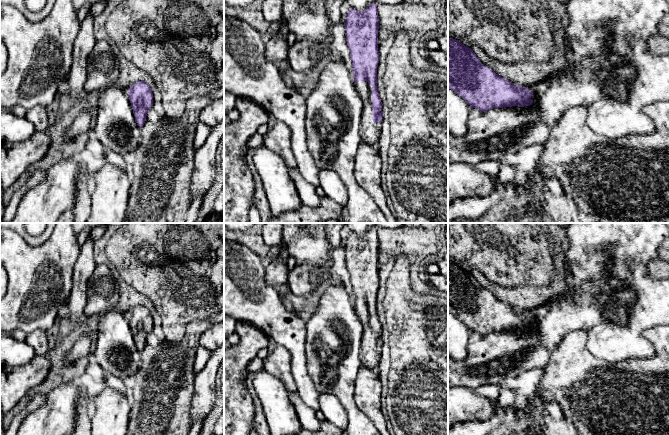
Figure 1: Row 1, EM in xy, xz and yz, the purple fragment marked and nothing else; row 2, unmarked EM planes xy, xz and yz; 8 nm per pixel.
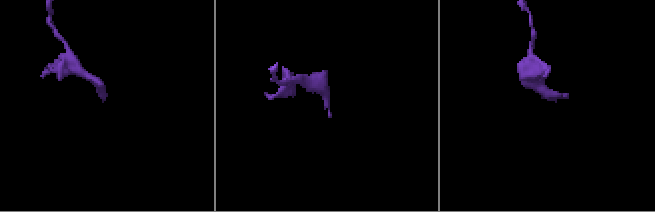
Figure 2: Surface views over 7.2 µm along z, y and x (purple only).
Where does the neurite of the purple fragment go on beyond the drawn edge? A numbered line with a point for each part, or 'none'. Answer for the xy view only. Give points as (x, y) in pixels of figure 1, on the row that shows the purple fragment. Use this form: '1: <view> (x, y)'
none

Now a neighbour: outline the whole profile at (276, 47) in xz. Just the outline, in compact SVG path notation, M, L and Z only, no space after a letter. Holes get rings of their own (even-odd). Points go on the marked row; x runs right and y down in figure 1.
M279 33L265 42L265 47L267 61L276 63L287 59L288 44L284 37L279 36Z

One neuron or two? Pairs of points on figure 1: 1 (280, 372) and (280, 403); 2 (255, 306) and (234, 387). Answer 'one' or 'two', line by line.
1: two
2: two

